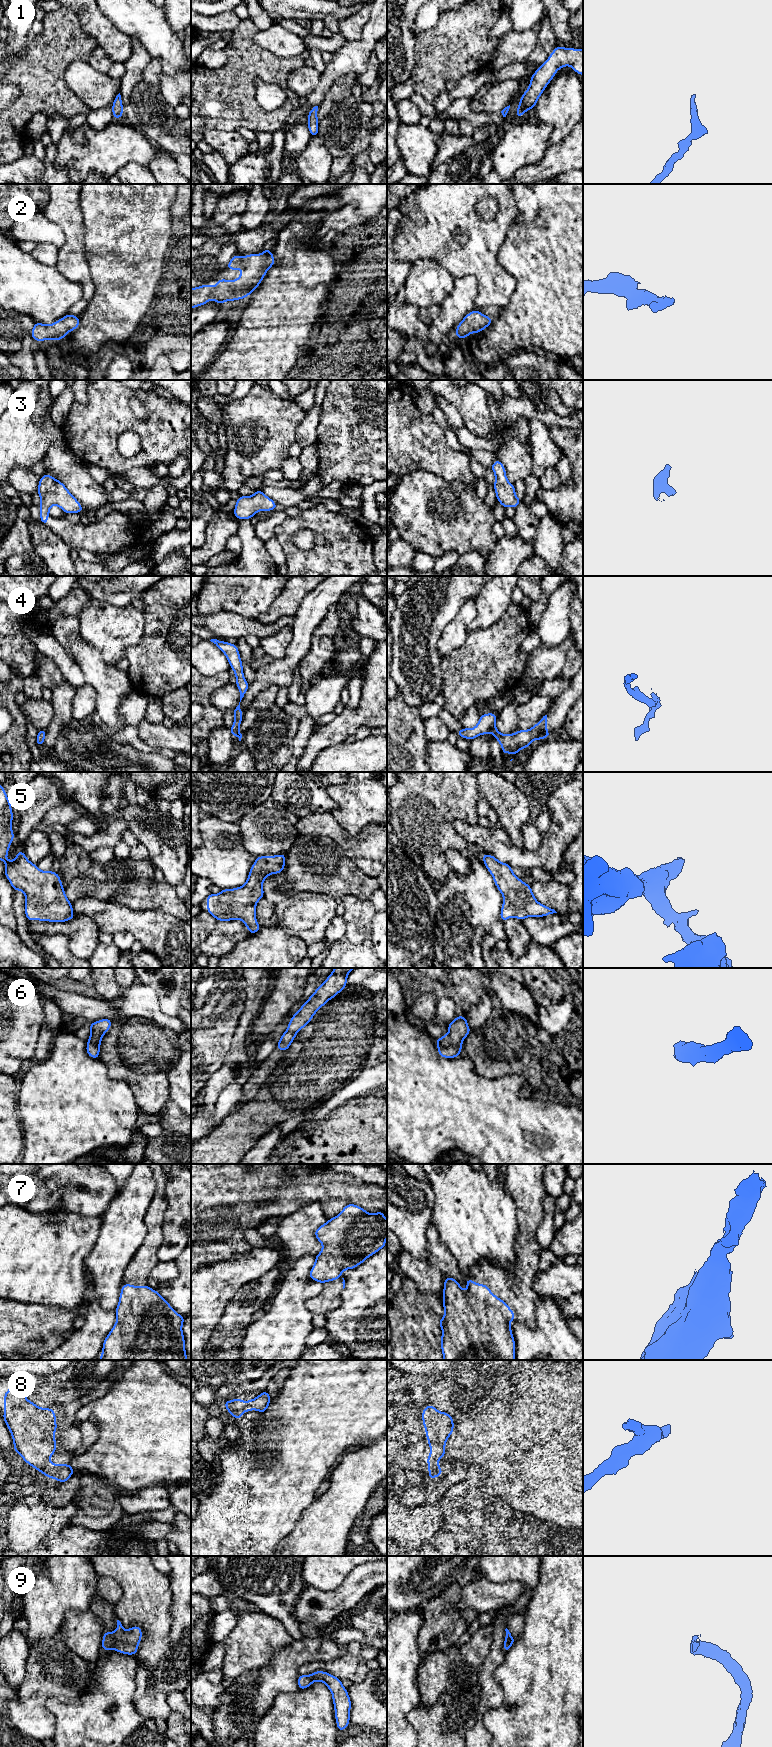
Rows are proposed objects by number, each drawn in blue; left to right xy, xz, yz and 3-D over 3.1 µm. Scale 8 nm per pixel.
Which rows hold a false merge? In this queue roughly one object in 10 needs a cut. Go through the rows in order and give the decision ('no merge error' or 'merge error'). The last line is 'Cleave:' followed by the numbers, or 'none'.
1: no merge error
2: no merge error
3: no merge error
4: no merge error
5: no merge error
6: no merge error
7: no merge error
8: no merge error
9: no merge error
Cleave: none

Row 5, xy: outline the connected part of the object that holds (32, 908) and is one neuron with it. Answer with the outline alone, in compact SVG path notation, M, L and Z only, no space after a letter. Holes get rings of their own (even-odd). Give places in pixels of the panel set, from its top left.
M0 785L0 860L4 861L4 875L14 892L20 890L25 895L26 918L29 922L72 920L75 918L72 903L66 897L59 873L52 870L41 871L20 850L17 851L17 856L13 861L6 858L10 844L14 841L12 821L11 802L4 787Z

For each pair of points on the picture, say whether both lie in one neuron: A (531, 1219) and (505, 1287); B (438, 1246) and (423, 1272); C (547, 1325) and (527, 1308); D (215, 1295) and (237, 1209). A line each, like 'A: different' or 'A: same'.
A: same
B: same
C: different
D: different

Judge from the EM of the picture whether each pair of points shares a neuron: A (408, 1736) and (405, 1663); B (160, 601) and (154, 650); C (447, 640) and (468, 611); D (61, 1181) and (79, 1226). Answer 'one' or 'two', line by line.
A: one
B: one
C: one
D: two

